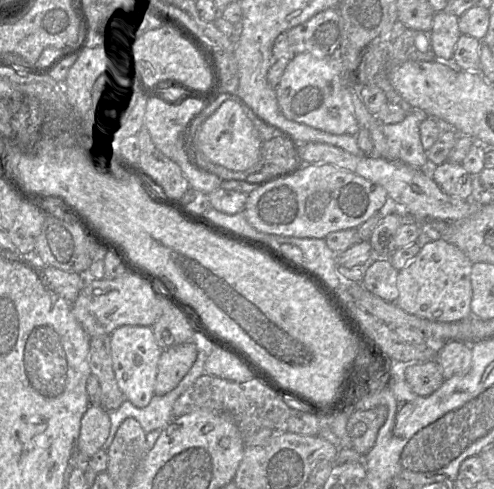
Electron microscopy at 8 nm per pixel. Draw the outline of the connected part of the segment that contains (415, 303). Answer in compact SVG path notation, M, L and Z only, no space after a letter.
M437 238L424 244L415 258L398 271L396 305L405 312L431 321L452 322L471 315L472 262L455 245Z

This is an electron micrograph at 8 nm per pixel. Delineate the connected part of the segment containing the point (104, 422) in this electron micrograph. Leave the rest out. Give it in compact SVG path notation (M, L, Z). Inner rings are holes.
M89 404L81 418L78 450L92 457L101 449L110 431L110 420L100 405Z

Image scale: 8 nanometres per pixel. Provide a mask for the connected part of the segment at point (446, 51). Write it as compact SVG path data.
M445 11L434 13L430 30L431 47L435 58L451 59L461 32L459 17Z

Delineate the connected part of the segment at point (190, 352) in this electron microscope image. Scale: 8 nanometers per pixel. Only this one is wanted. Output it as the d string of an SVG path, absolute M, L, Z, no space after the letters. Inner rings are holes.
M194 342L163 349L158 361L154 394L164 395L173 390L192 367L197 354Z

